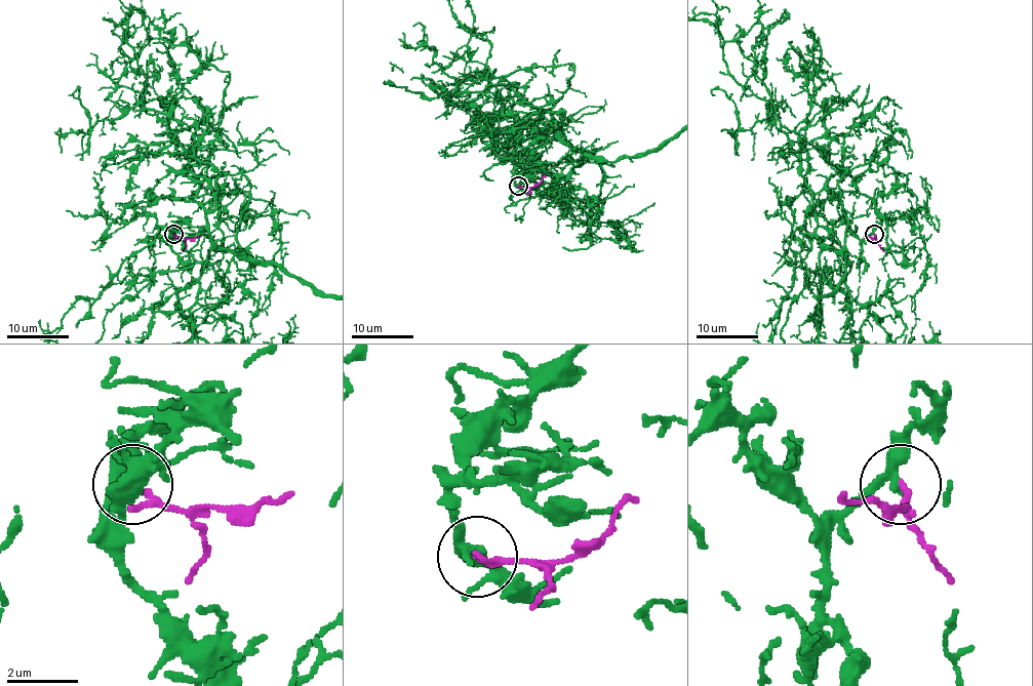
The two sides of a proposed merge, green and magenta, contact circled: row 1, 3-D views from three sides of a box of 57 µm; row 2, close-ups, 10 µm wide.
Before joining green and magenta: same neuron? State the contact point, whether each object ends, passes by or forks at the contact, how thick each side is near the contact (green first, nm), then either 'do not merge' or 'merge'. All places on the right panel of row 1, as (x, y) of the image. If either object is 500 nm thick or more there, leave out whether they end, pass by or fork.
(874, 234) | green passes by | magenta ends | 320/190 nm | merge

